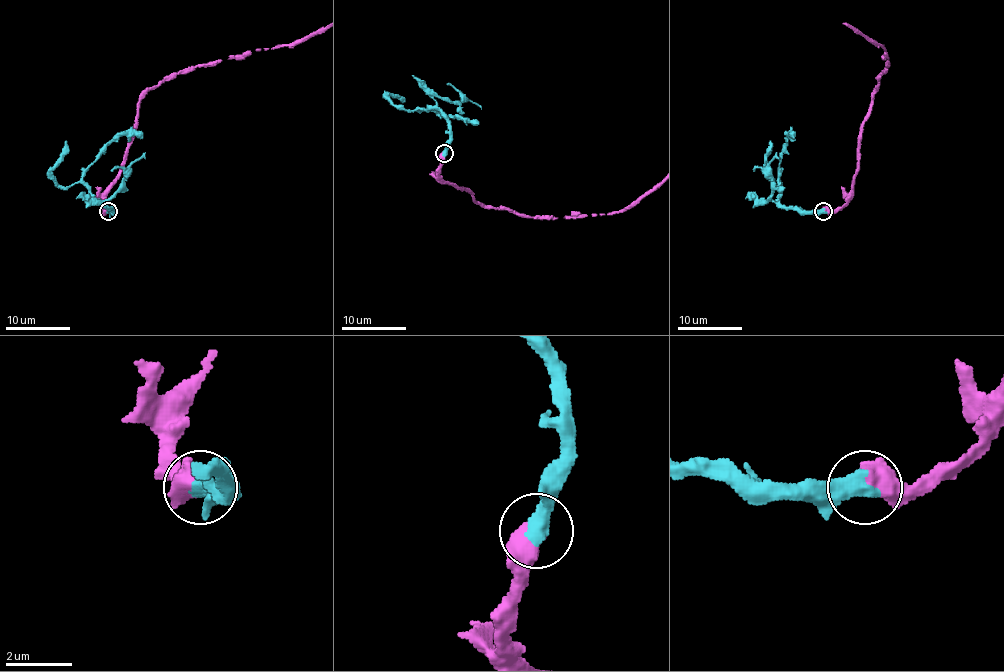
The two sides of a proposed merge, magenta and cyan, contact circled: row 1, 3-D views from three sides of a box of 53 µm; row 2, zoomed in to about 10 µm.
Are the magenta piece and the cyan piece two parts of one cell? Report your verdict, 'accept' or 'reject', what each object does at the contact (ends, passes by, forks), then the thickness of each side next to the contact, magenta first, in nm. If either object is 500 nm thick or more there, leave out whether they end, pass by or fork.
accept; 700 nm thick on the magenta side, 550 nm on the other

